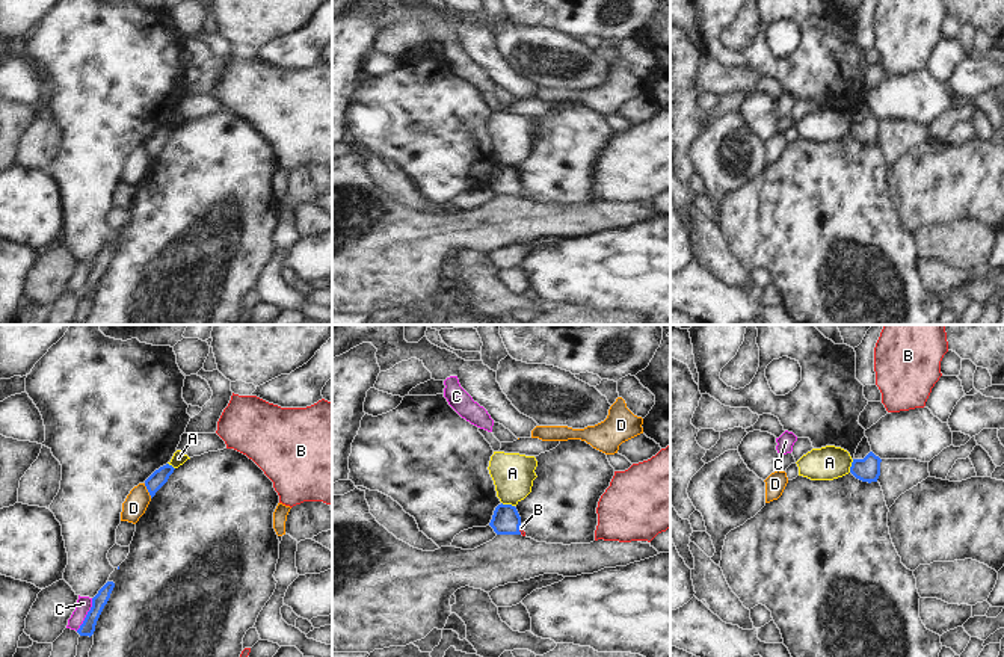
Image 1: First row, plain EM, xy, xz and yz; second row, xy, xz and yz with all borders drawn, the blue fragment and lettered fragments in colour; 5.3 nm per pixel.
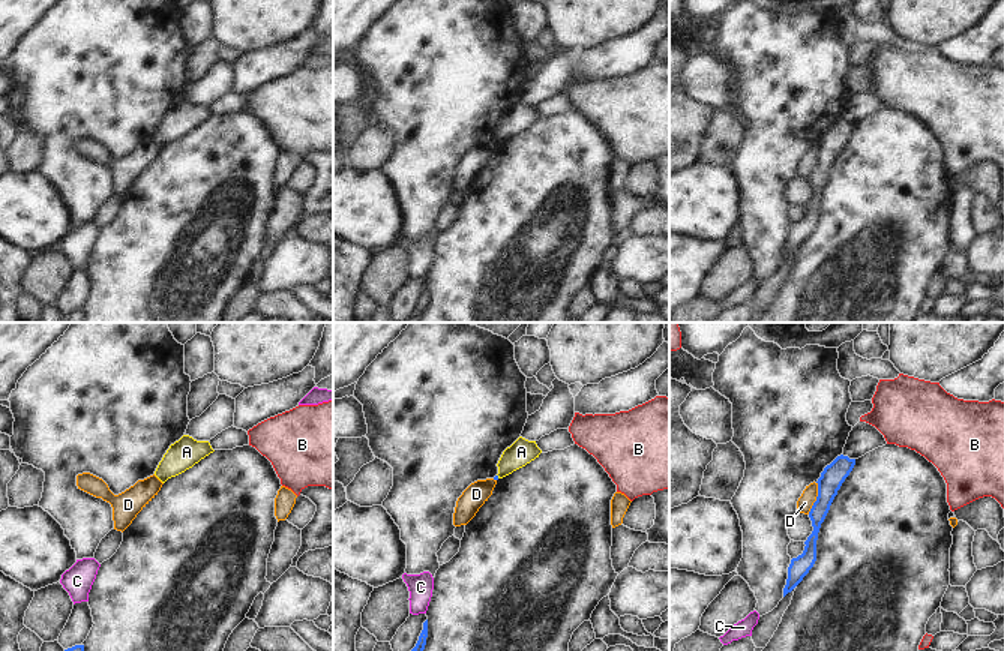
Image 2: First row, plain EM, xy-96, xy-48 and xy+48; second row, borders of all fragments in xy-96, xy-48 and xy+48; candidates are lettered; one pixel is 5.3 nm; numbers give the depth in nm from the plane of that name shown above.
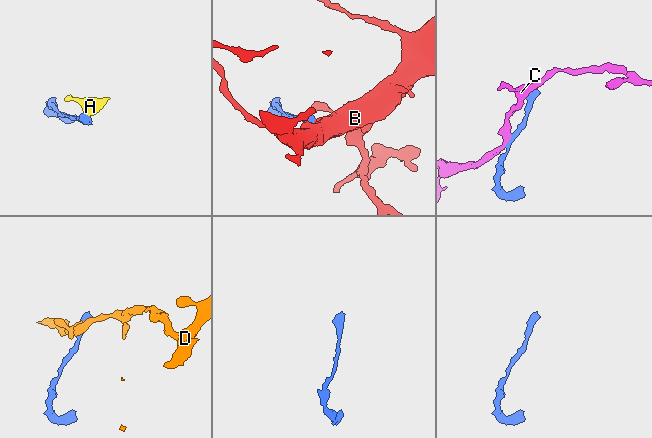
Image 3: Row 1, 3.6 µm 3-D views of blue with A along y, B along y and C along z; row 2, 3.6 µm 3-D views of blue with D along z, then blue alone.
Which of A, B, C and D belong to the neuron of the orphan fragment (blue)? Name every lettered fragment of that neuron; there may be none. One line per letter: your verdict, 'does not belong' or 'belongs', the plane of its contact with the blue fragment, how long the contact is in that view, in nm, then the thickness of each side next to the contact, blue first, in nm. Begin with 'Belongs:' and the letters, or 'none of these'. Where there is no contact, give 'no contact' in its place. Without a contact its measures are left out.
Belongs: B
A: does not belong; contact in xz; length 80 nm; calibres 150 and 220 nm
B: belongs; contact in xz; length 60 nm; calibres 150 and 30 nm
C: does not belong; contact in xy; length 200 nm; calibres 80 and 80 nm
D: does not belong; contact in xy; length 90 nm; calibres 90 and 120 nm

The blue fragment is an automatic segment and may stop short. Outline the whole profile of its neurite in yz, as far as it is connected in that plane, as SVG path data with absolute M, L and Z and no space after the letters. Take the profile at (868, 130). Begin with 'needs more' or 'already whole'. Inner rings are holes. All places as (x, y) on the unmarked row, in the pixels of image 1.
already whole; M870 113L864 121L853 121L850 134L862 143L877 143L882 121Z

